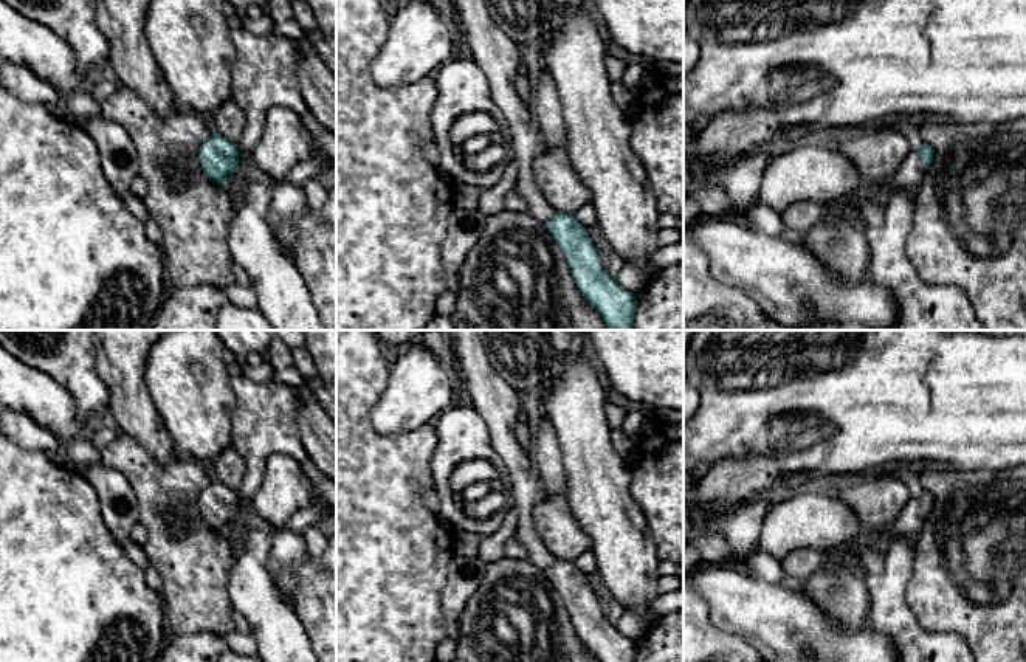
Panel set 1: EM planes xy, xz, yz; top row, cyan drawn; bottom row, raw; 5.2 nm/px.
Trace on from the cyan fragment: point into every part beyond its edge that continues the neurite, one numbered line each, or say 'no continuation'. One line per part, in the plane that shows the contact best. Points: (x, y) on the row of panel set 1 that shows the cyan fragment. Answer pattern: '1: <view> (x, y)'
1: xz (498, 56)

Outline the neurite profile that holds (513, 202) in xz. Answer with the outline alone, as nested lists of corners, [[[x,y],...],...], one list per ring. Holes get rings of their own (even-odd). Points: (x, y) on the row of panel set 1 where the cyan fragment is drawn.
[[[510,191],[504,198],[504,209],[510,212],[528,212],[528,205],[521,194]]]

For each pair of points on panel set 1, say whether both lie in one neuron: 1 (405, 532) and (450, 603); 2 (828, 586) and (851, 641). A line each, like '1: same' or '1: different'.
1: different
2: different

